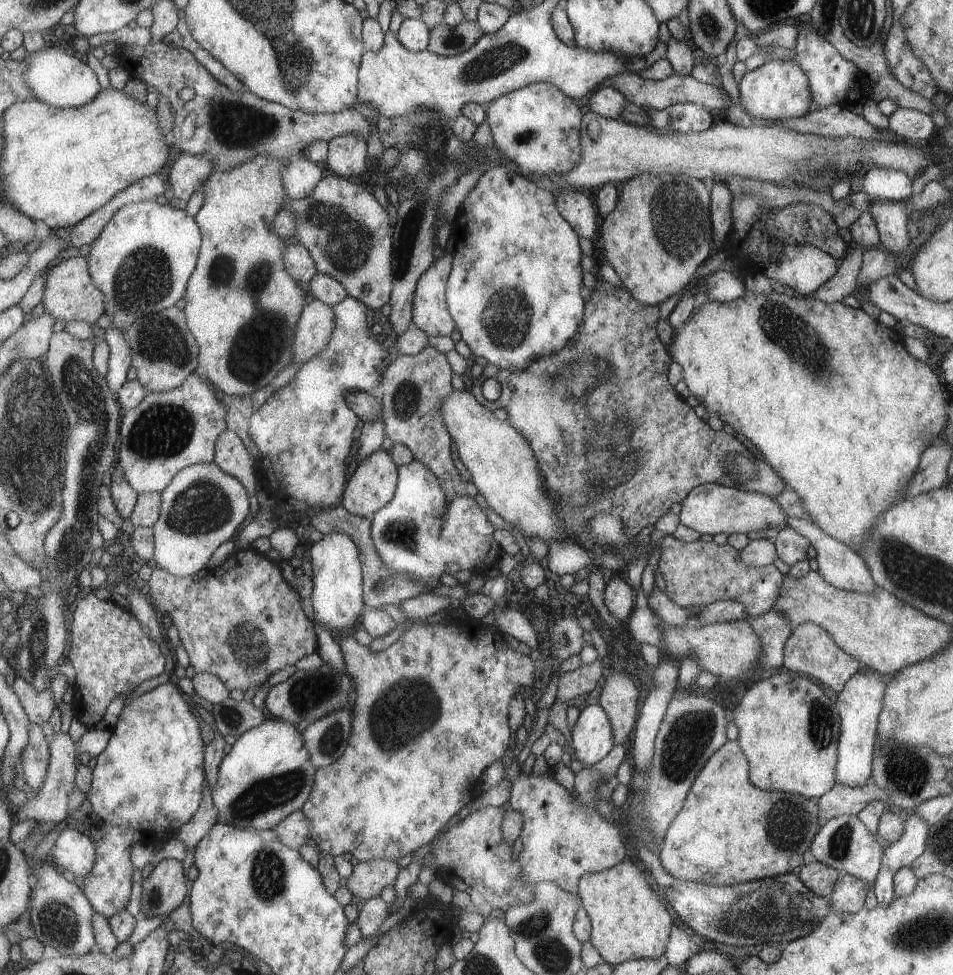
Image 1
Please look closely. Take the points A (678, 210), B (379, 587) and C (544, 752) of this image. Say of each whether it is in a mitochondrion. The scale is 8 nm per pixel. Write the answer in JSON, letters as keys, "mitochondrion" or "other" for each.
{"A":"mitochondrion","B":"mitochondrion","C":"other"}

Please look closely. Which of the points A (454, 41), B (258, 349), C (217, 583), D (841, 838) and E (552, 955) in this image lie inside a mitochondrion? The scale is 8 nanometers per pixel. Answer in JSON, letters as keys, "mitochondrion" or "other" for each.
{"A":"mitochondrion","B":"mitochondrion","C":"other","D":"mitochondrion","E":"mitochondrion"}

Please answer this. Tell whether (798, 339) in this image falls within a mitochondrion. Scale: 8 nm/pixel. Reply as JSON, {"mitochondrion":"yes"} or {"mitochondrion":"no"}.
{"mitochondrion":"yes"}

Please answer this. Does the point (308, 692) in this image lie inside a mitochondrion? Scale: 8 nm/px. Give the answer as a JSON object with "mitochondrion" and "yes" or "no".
{"mitochondrion":"yes"}

